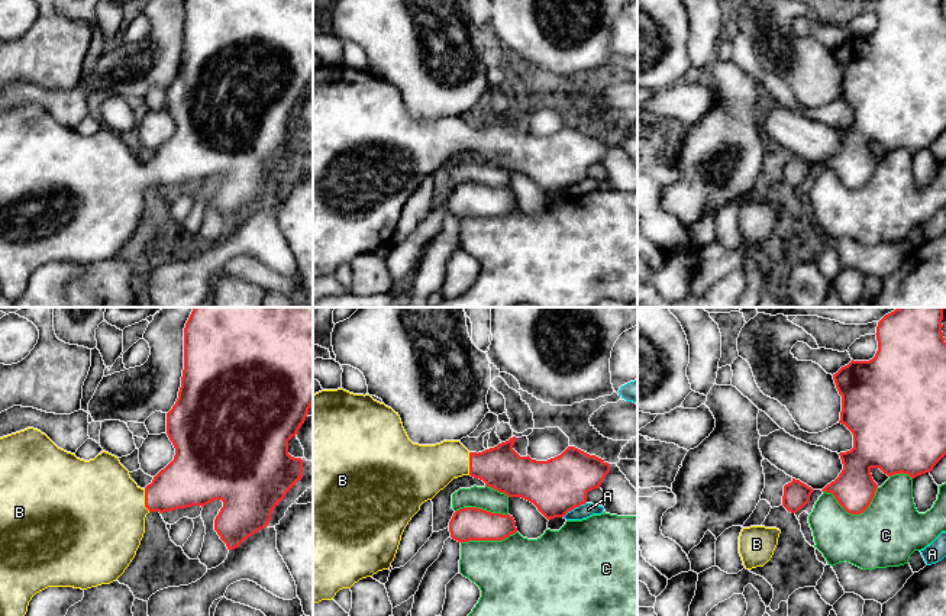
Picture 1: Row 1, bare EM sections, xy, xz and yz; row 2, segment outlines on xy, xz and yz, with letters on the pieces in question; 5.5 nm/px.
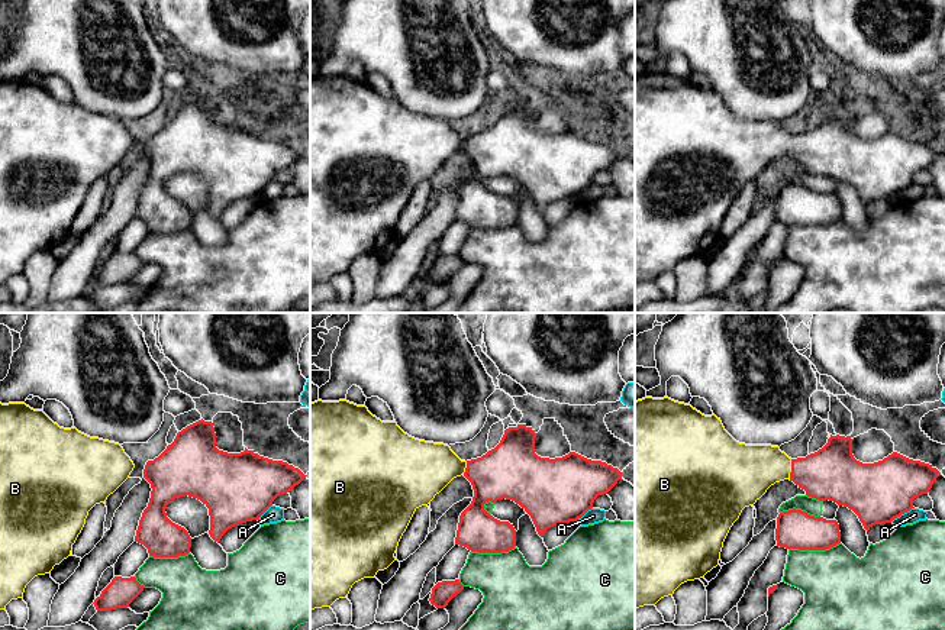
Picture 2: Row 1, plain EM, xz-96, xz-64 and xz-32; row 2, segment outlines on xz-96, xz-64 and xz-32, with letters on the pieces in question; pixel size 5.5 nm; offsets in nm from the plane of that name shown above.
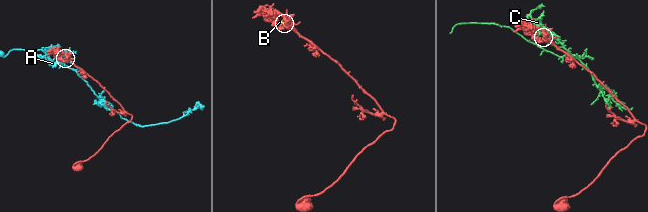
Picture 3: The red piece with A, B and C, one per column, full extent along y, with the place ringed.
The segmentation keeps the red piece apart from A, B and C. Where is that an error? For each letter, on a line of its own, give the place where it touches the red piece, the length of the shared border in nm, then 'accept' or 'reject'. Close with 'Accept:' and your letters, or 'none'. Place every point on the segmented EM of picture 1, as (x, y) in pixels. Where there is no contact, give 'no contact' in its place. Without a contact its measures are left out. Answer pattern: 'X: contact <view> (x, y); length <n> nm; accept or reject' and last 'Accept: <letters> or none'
A: contact xz (574, 508); length 160 nm; reject
B: contact xy (145, 500); length 140 nm; accept
C: contact yz (854, 513); length 320 nm; reject
Accept: B

